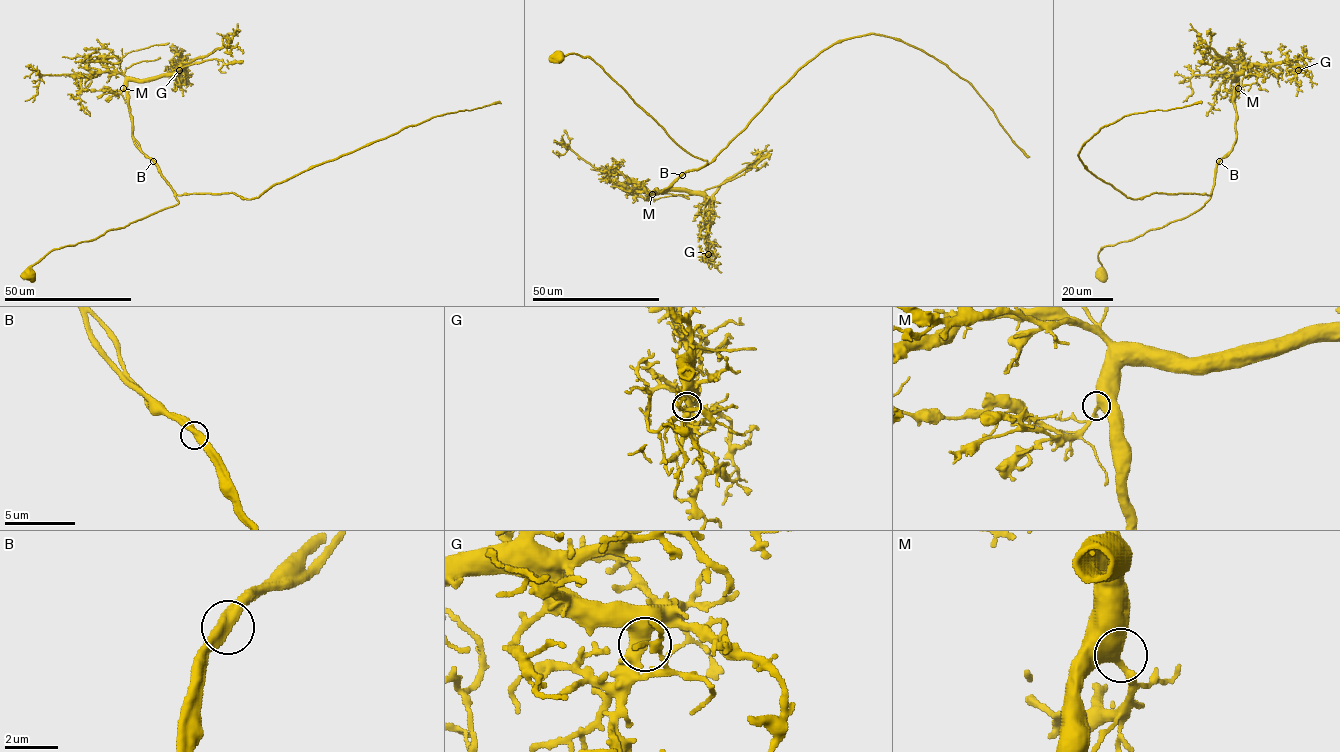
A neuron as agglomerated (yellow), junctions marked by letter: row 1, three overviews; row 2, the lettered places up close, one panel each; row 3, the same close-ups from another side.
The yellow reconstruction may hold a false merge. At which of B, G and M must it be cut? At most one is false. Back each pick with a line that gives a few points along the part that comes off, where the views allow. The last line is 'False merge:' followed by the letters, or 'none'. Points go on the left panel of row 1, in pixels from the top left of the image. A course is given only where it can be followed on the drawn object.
False merge: none

